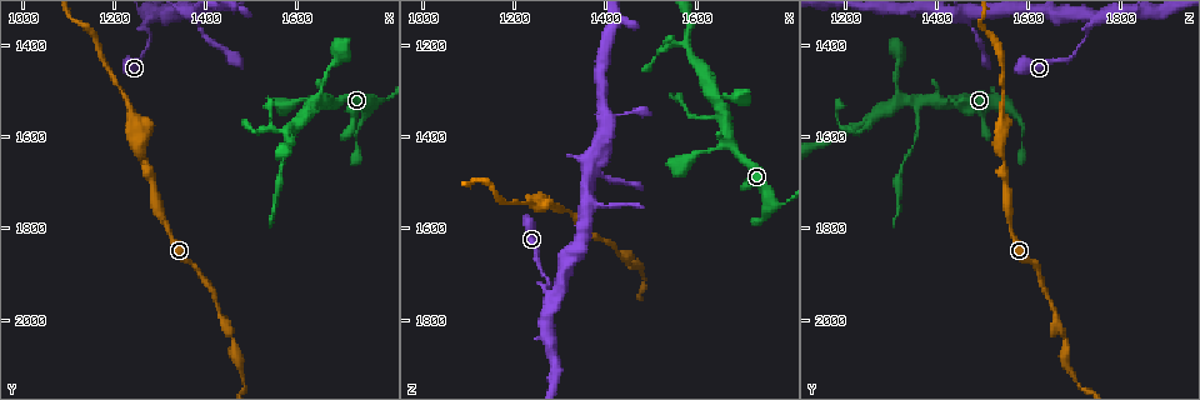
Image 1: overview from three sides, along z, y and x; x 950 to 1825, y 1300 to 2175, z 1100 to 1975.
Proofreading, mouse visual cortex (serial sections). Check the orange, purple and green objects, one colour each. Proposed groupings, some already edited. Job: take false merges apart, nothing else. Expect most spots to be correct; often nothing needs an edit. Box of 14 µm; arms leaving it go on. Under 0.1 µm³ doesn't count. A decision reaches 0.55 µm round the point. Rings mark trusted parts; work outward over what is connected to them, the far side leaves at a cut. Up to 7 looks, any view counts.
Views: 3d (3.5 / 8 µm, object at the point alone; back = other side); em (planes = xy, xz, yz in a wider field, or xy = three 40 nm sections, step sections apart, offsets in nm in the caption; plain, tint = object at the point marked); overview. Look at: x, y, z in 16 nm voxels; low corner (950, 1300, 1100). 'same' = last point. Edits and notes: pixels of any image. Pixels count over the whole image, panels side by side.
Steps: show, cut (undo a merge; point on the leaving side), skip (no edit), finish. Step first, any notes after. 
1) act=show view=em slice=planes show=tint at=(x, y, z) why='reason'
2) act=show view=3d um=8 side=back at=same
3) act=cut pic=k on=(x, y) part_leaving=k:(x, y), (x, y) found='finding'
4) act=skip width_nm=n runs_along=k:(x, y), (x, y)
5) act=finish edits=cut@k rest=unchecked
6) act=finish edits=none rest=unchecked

act=show view=3d um=8 at=(1580, 1590, 1200) why='sharp bend'

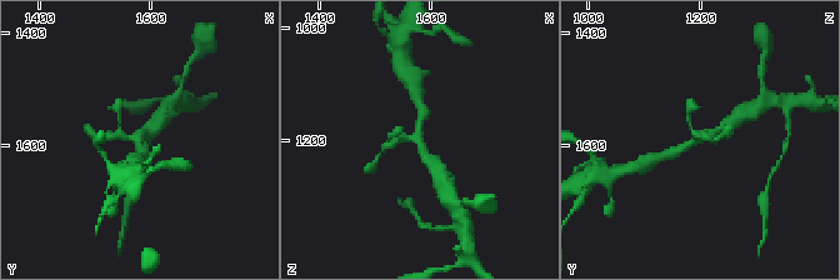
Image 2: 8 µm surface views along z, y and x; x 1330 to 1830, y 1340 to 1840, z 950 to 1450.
act=show view=3d um=3.5 at=(1580, 1590, 1200) why='closer look'

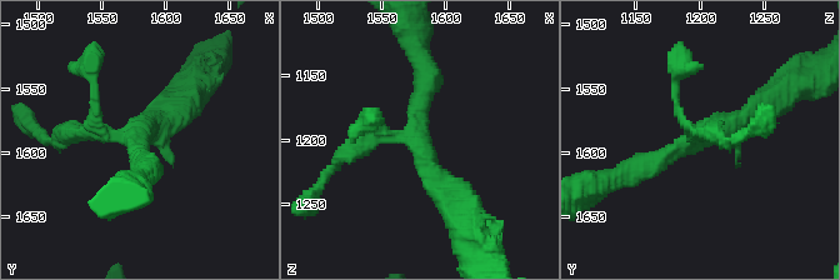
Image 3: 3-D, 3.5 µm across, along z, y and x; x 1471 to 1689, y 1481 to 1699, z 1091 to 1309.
act=skip found='continuous, no second cell'

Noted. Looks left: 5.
act=show view=3d um=3.5 at=(1295, 1765, 1555)

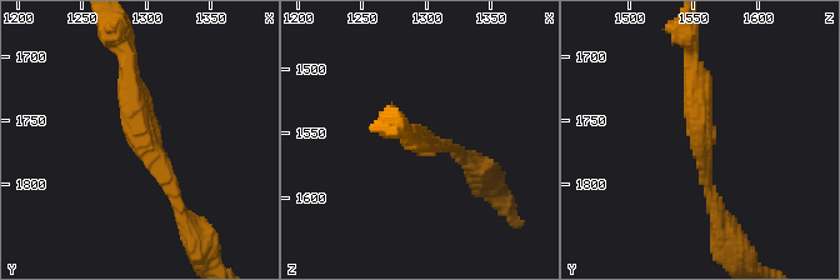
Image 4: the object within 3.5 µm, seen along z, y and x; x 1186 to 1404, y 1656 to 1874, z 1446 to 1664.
act=show view=em slice=xy step=2 show=tint at=(1296, 1762, 1558) arm_widths_nm=150,300 why='need the tissue'

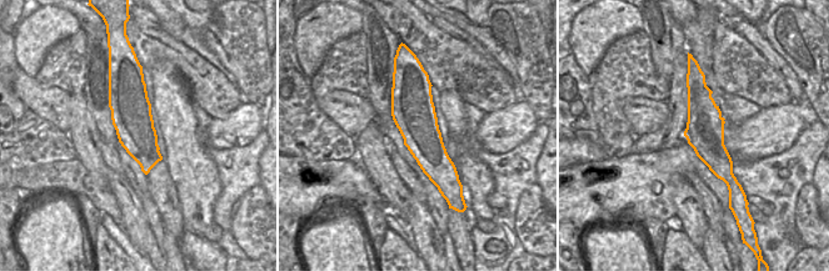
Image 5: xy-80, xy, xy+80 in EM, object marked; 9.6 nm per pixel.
act=show view=em slice=xy step=1 show=tint at=same why='cut it another way'

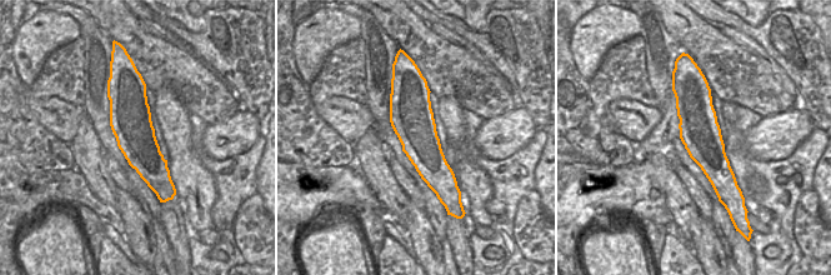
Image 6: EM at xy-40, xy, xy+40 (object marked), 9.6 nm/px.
act=skip runs_along=4:(180, 206), (141, 138), (126, 53) found='one cell here'

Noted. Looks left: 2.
act=show view=3d um=3.5 at=(1235, 1560, 1545) why='sudden change in width'

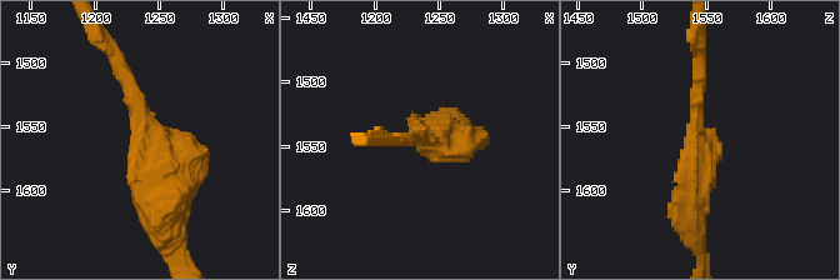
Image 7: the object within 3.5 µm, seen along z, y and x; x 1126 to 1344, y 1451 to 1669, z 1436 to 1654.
act=show view=em slice=planes show=tint at=(1238, 1558, 1540) why='need the tissue'

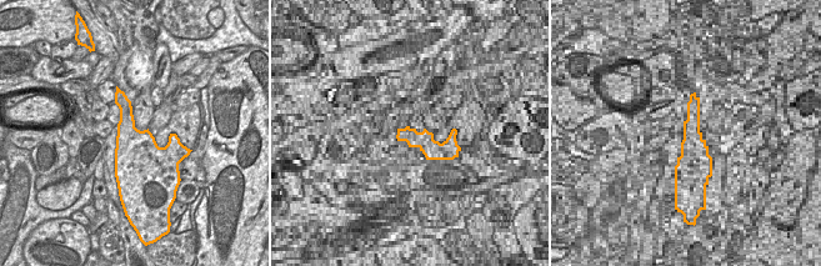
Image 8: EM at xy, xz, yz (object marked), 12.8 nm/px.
act=skip runs_along=7:(160, 220), (156, 154), (119, 63) found='all the same cell'

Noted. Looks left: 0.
act=finish edits=none rest=unchecked

